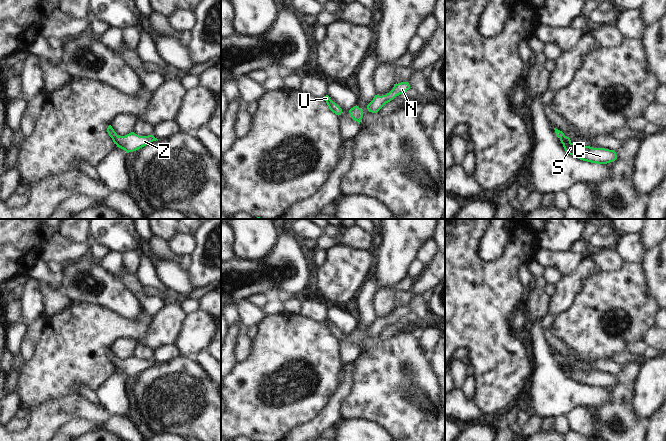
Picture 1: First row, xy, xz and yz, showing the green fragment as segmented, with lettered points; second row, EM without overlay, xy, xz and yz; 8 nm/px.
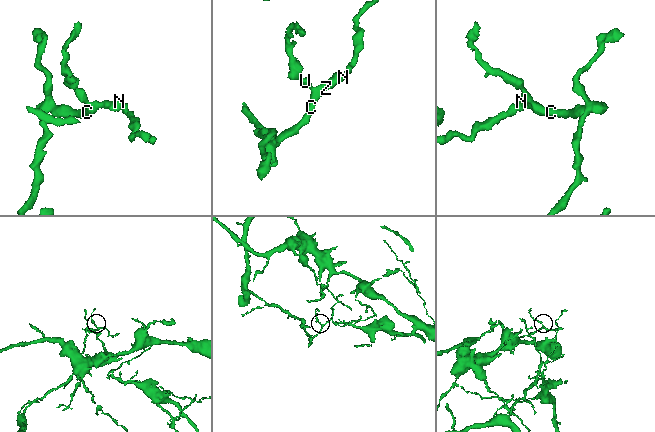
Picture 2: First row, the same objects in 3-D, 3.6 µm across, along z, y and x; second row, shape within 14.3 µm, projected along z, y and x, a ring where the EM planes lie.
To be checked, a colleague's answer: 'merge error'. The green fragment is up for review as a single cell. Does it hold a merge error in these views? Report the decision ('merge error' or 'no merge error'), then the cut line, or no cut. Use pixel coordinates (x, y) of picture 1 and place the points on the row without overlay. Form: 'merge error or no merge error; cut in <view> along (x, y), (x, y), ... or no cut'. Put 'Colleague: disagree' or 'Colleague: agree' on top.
Colleague: disagree
no merge error; no cut

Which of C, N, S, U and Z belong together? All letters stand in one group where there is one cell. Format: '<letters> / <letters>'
C N S U Z

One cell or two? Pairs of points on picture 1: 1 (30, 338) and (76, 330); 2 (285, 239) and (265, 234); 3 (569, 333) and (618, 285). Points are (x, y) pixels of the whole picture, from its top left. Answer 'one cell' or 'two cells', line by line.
1: two cells
2: two cells
3: one cell

